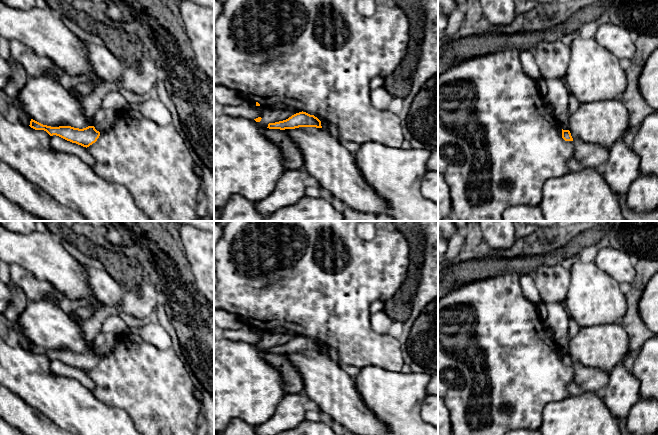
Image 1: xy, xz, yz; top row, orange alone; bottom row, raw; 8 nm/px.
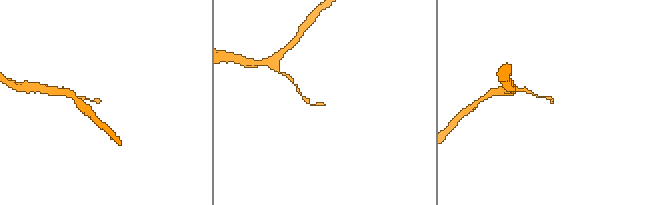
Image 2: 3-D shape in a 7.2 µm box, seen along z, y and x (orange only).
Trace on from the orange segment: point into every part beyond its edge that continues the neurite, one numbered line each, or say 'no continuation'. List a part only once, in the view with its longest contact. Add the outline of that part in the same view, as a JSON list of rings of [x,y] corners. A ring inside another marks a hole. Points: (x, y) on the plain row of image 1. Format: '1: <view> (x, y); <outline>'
no continuation

